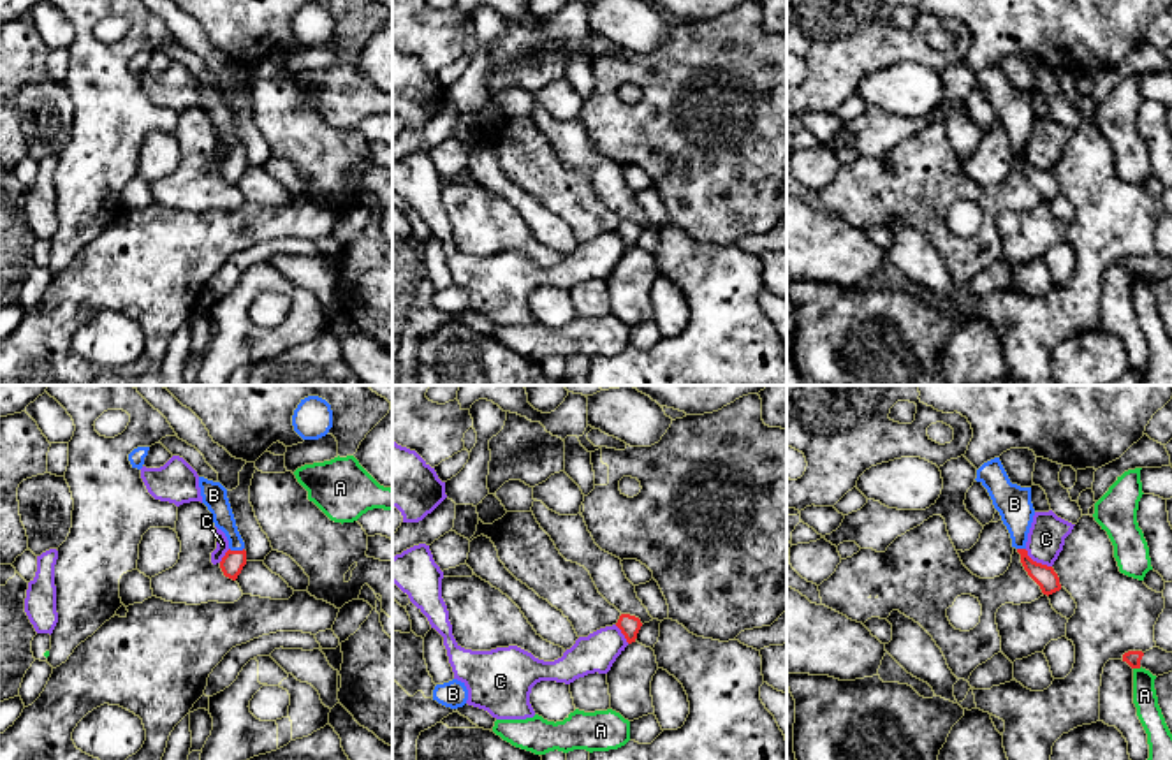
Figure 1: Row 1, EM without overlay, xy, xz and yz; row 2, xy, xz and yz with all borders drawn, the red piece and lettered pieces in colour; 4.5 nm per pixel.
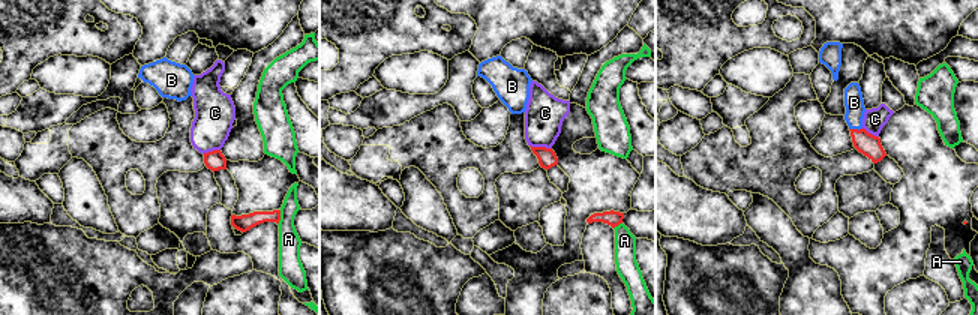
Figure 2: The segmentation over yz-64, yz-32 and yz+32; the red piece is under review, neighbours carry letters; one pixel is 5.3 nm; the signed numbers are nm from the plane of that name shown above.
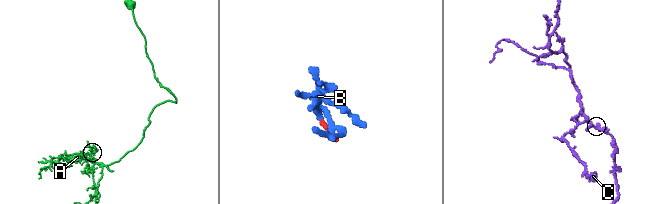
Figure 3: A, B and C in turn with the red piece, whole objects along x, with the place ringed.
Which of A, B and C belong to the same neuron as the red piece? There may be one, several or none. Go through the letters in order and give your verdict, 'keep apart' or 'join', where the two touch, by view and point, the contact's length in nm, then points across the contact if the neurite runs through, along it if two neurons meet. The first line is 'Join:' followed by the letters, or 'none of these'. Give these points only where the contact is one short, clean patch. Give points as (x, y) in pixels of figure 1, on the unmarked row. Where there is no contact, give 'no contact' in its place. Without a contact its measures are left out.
Join: B
A: keep apart; contact yz (1137, 273); length 40 nm; border yz (1141, 273), (1134, 275)
B: join; contact xy (236, 157); length 70 nm; way xy (233, 168), (236, 157), (234, 143), (217, 108)
C: keep apart; contact yz (1035, 168); length 150 nm; border yz (1025, 155), (1033, 166), (1051, 173)

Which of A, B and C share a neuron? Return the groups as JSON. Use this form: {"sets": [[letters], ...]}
{"sets": [["A"], ["B"], ["C"]]}

